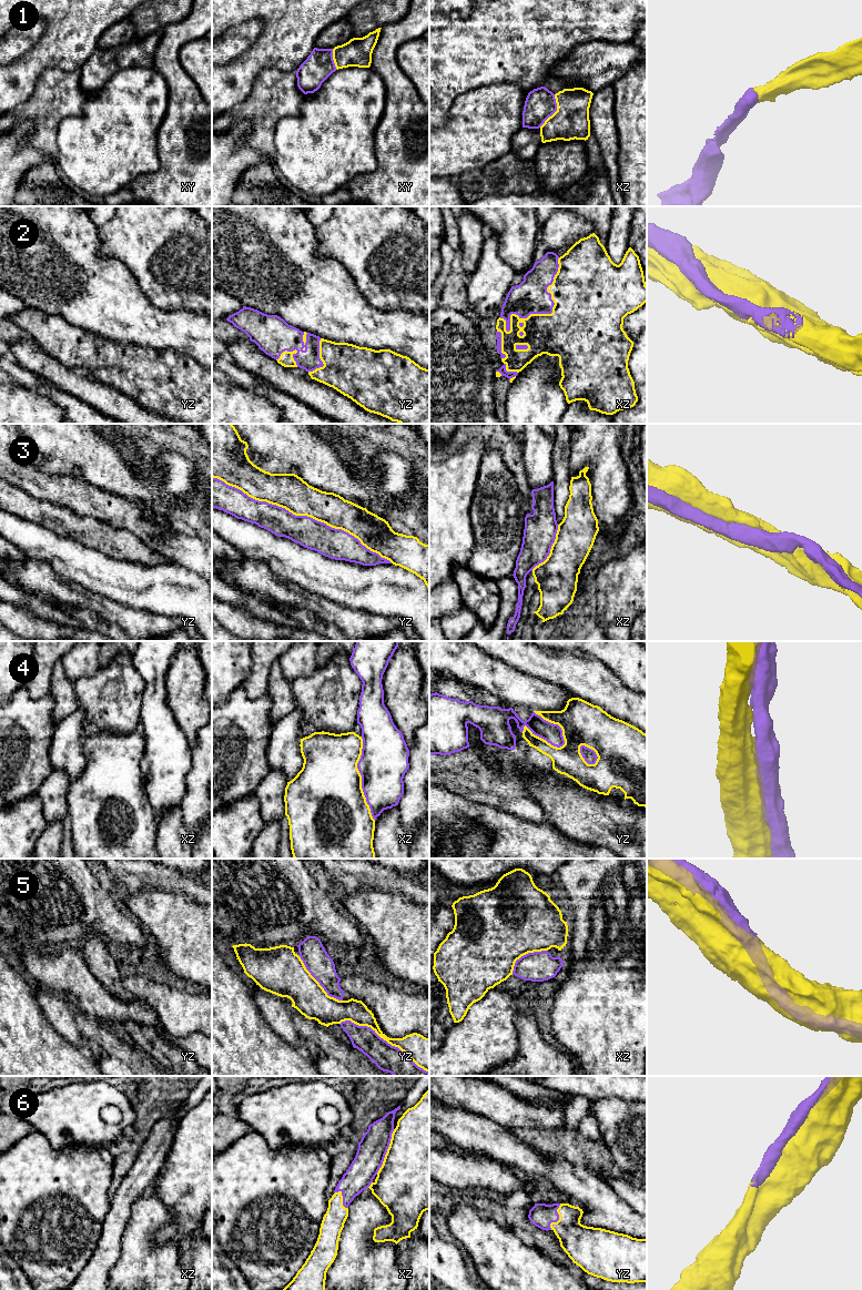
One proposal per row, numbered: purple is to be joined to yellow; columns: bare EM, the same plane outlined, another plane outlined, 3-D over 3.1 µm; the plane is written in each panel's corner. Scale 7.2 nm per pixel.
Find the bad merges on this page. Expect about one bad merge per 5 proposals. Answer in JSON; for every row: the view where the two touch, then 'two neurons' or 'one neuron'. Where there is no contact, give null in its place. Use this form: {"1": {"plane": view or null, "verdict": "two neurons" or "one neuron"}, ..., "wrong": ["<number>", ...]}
{"1": {"plane": "xz", "verdict": "one neuron"}, "2": {"plane": "xz", "verdict": "one neuron"}, "3": {"plane": "yz", "verdict": "one neuron"}, "4": {"plane": "yz", "verdict": "one neuron"}, "5": {"plane": "yz", "verdict": "one neuron"}, "6": {"plane": "xz", "verdict": "one neuron"}, "wrong": []}

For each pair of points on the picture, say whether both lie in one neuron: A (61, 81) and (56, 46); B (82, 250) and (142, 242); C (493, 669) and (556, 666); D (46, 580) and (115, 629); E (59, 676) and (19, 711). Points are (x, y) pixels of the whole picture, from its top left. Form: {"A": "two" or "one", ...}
{"A": "two", "B": "two", "C": "two", "D": "one", "E": "two"}

